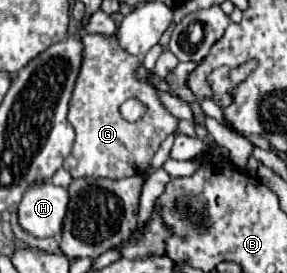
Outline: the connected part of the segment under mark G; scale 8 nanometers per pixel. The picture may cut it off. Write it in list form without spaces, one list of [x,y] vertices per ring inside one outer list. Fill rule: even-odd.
[[[82,34],[82,46],[82,68],[78,72],[68,112],[68,122],[76,130],[76,140],[70,156],[64,160],[64,168],[72,178],[90,176],[116,180],[142,174],[166,136],[178,128],[178,118],[162,108],[158,92],[150,82],[134,76],[134,68],[142,64],[142,58],[130,56],[122,50],[114,36]],[[128,98],[138,98],[146,106],[144,118],[134,124],[126,122],[118,110]]]

